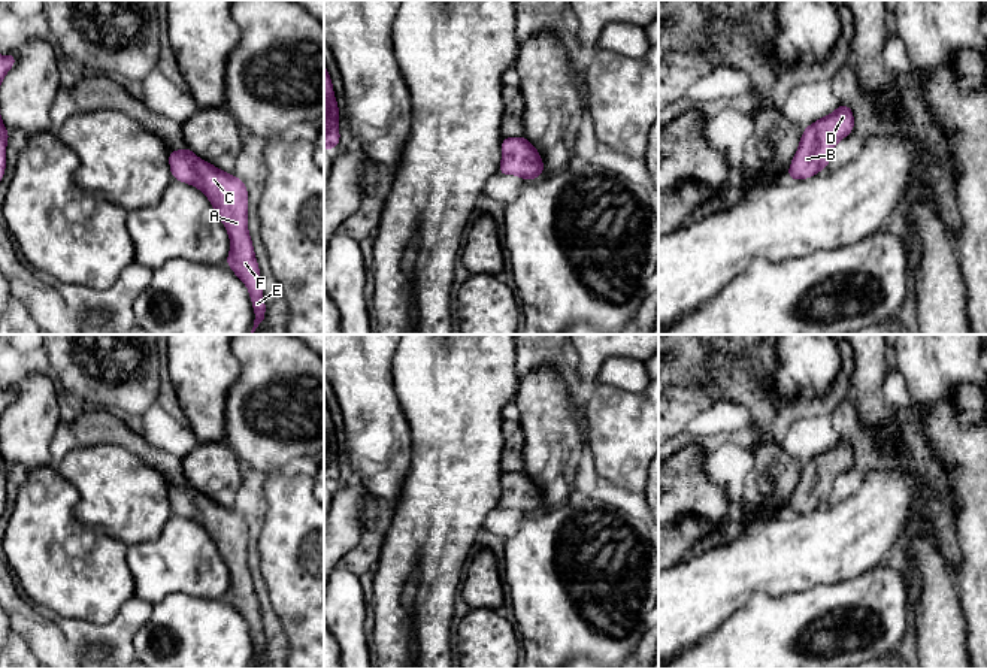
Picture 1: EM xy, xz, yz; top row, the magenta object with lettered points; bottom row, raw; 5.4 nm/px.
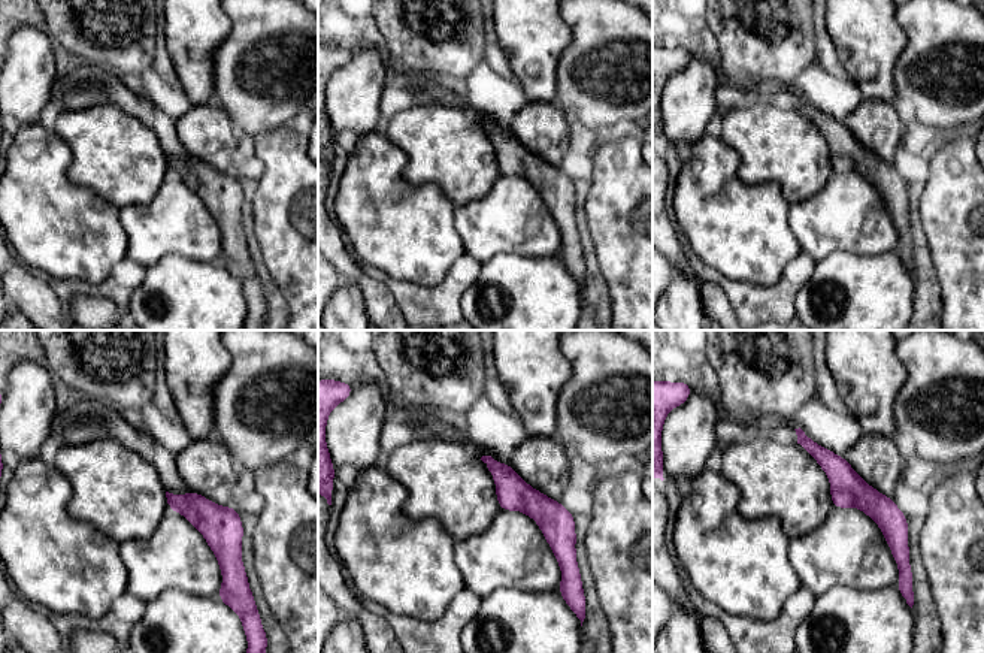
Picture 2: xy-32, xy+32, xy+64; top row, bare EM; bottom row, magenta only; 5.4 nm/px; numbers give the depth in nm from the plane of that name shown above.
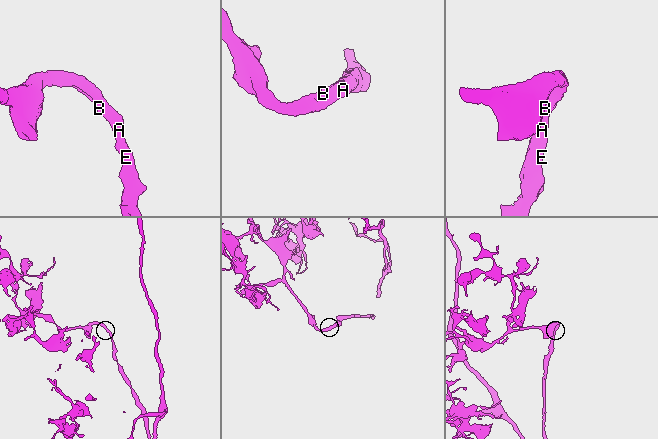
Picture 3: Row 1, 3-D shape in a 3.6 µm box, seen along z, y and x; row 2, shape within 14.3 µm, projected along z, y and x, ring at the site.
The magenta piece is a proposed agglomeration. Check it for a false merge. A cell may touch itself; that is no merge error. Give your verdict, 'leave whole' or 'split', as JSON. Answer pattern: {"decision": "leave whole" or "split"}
{"decision": "leave whole"}

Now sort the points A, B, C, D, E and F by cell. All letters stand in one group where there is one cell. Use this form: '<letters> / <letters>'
A B C D E F

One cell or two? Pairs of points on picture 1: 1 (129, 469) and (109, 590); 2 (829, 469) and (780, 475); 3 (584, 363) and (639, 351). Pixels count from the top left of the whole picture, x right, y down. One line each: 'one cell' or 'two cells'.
1: two cells
2: one cell
3: one cell

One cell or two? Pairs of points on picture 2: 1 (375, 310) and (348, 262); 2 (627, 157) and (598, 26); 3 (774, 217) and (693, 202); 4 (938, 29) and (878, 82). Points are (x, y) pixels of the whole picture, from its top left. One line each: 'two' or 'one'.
1: one
2: two
3: one
4: two

